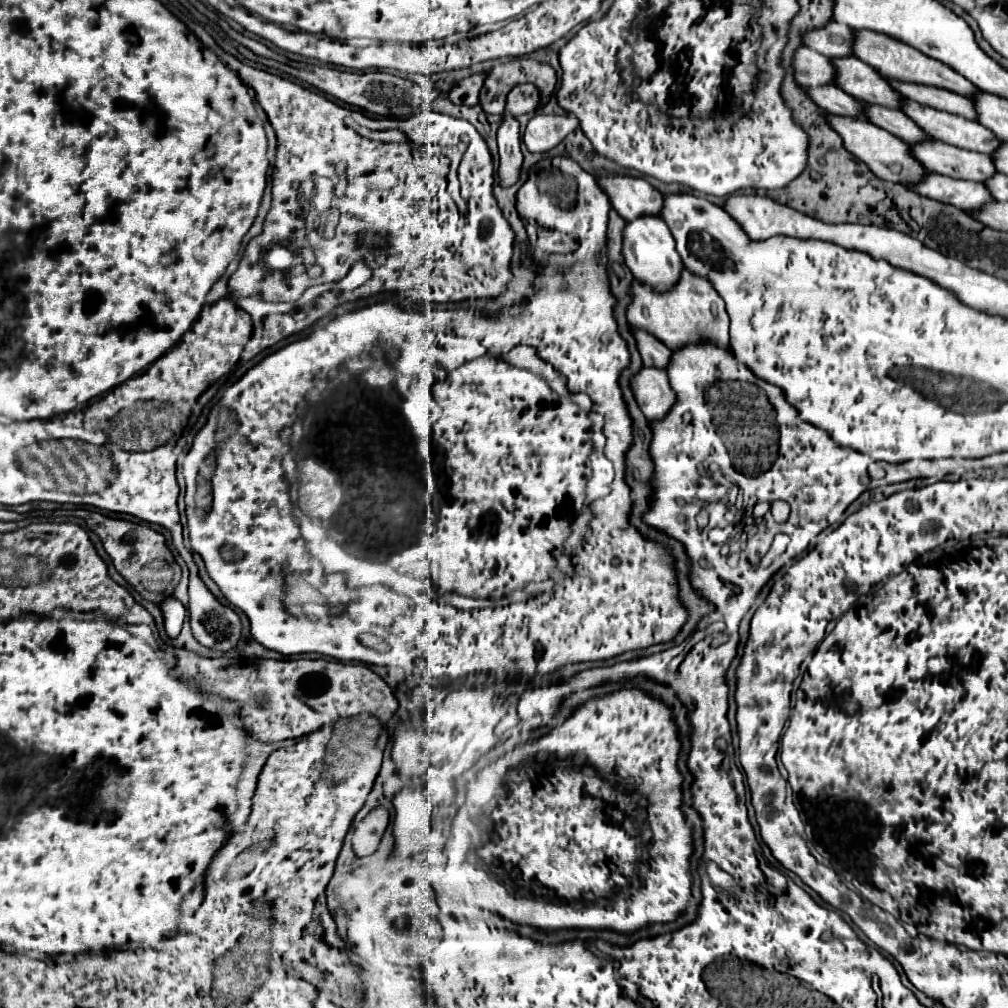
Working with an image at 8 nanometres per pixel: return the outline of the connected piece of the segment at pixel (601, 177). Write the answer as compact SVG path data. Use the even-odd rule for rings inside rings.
M598 173L596 183L608 195L612 209L626 221L636 219L638 215L660 215L662 195L646 179Z

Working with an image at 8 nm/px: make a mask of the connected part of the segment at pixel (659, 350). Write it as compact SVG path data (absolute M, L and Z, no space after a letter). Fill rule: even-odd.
M630 327L634 339L636 339L636 345L638 345L638 351L642 355L642 361L646 367L658 367L658 369L666 369L666 361L670 359L672 351L660 341L656 339L654 335L650 335L648 331L644 329L636 329L636 327Z

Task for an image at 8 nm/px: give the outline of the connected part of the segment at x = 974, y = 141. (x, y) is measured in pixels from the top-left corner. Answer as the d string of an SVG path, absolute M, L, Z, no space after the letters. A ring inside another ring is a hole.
M904 99L900 109L932 139L986 155L996 151L996 147L1000 145L1000 141L990 129L982 127L978 121L964 119L962 115L938 111L910 99Z

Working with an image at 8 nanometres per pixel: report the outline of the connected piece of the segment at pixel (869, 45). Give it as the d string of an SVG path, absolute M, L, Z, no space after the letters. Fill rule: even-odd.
M868 29L854 31L852 55L888 79L898 79L898 81L908 81L908 83L930 83L936 87L950 87L950 91L958 91L964 97L968 97L976 91L976 87L972 83L966 83L966 79L962 75L958 75L954 69L946 67L944 63L940 63L932 57L926 57L918 49L908 47L906 43L900 43L898 39L892 39L890 35L880 35L880 33L868 31Z

